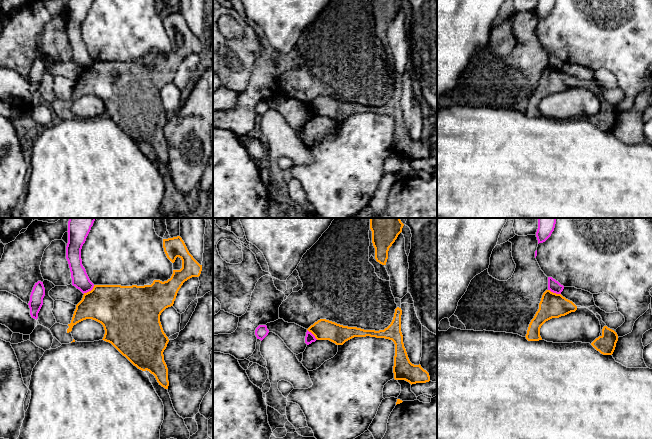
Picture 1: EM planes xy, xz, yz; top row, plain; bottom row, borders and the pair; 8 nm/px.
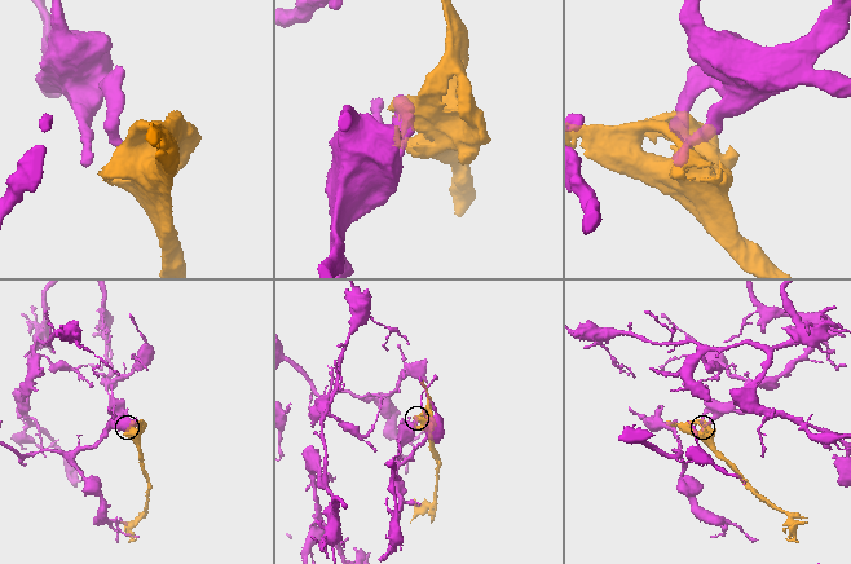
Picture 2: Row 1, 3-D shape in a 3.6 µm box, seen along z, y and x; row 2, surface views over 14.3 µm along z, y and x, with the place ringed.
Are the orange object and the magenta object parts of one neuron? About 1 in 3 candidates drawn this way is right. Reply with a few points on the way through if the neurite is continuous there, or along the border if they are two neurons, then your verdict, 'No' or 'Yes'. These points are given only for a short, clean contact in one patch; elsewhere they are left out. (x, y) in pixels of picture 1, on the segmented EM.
Boundary: xy (94, 285), (90, 290), (83, 293). No

